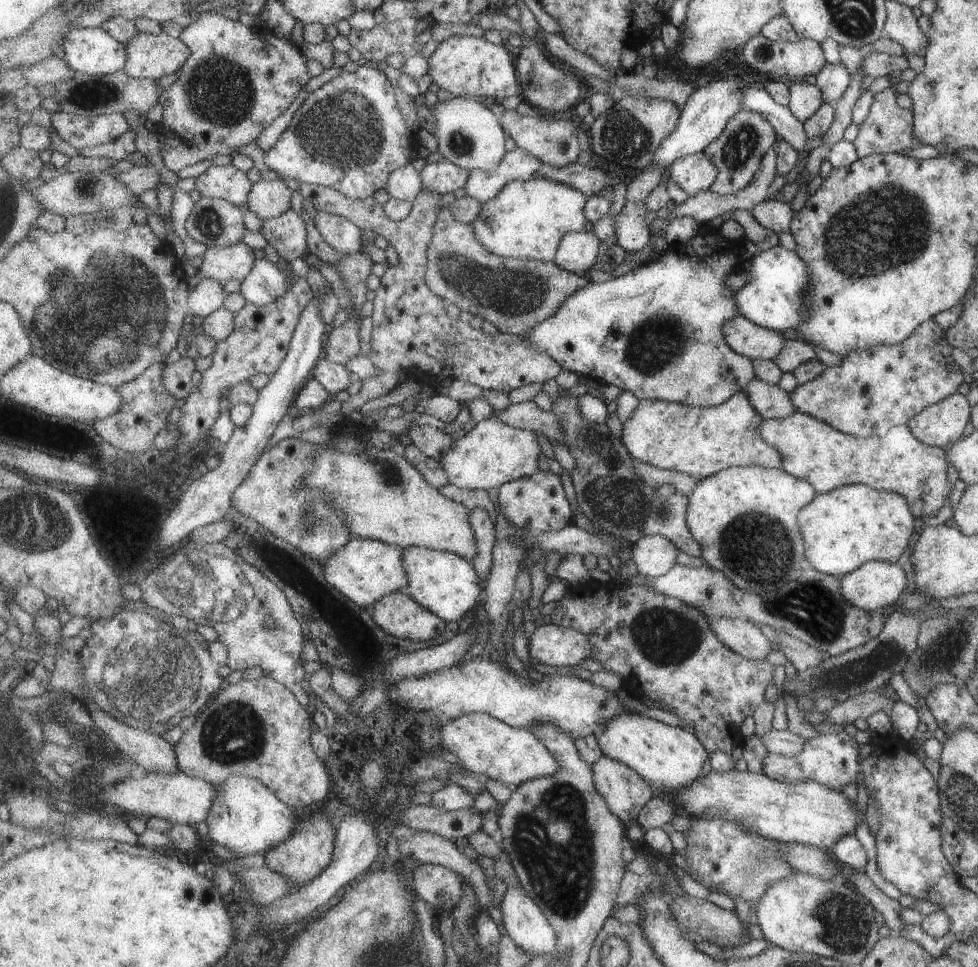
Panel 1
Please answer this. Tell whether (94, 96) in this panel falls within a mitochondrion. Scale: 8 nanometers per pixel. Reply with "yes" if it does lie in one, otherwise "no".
yes

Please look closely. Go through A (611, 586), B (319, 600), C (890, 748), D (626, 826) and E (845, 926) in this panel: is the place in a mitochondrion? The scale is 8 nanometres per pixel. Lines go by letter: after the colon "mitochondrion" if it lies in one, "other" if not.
A: other
B: other
C: other
D: other
E: mitochondrion

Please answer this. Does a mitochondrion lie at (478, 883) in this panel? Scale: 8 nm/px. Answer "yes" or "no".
no

